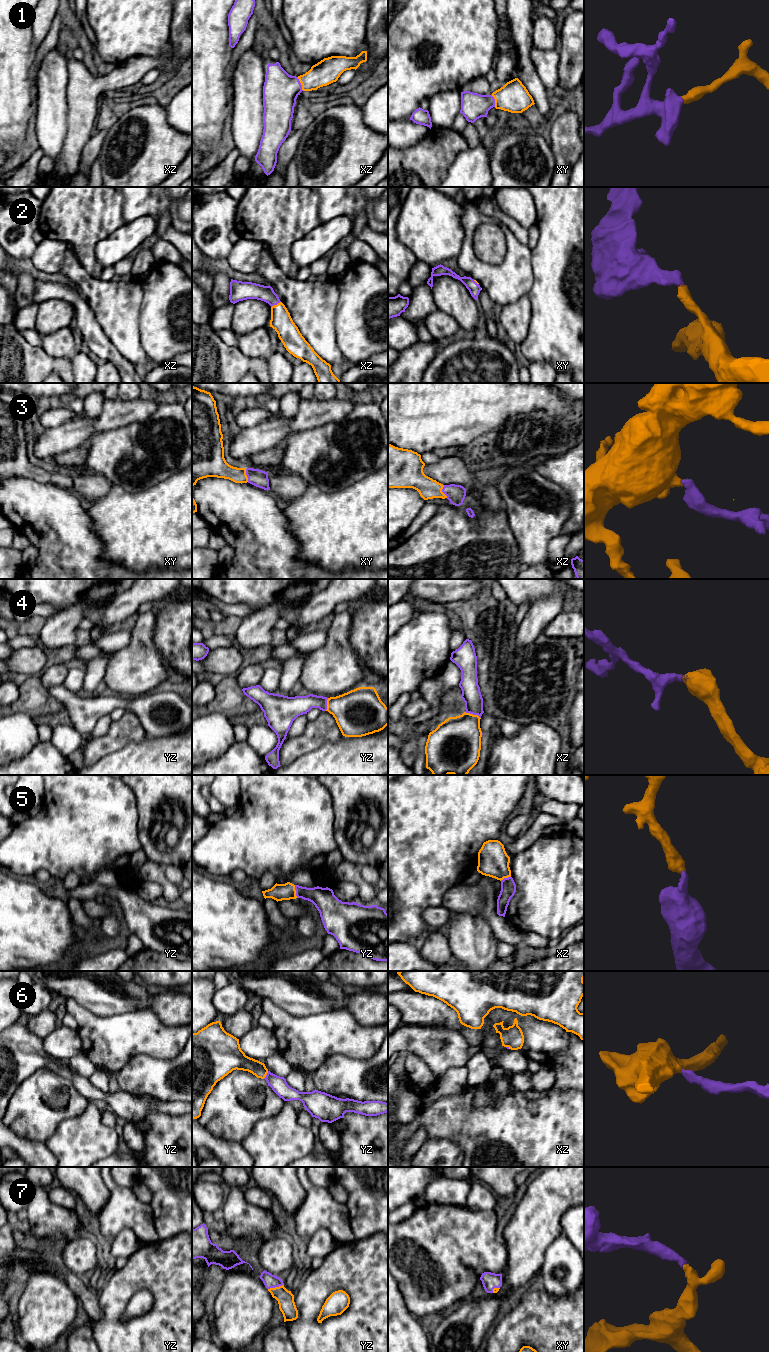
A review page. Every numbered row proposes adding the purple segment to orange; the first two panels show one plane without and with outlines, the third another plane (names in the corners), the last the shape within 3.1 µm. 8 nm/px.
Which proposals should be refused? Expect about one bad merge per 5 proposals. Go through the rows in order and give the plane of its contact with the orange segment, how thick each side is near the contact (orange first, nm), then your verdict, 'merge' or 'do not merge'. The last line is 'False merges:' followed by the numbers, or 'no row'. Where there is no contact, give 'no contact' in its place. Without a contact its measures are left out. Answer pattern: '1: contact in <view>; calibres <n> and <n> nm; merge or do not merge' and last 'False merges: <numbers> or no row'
1: contact in xz; calibres 200 and 280 nm; merge
2: contact in xz; calibres 170 and 140 nm; merge
3: contact in xy; calibres 160 and 140 nm; merge
4: contact in xz; calibres 380 and 160 nm; merge
5: contact in yz; calibres 140 and 180 nm; merge
6: contact in yz; calibres 140 and 130 nm; merge
7: contact in yz; calibres 140 and 110 nm; merge
False merges: no row

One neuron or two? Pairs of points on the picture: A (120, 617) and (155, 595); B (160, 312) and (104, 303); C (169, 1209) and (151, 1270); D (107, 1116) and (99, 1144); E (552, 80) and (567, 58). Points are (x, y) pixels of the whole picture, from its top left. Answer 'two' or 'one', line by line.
A: one
B: two
C: two
D: two
E: two

